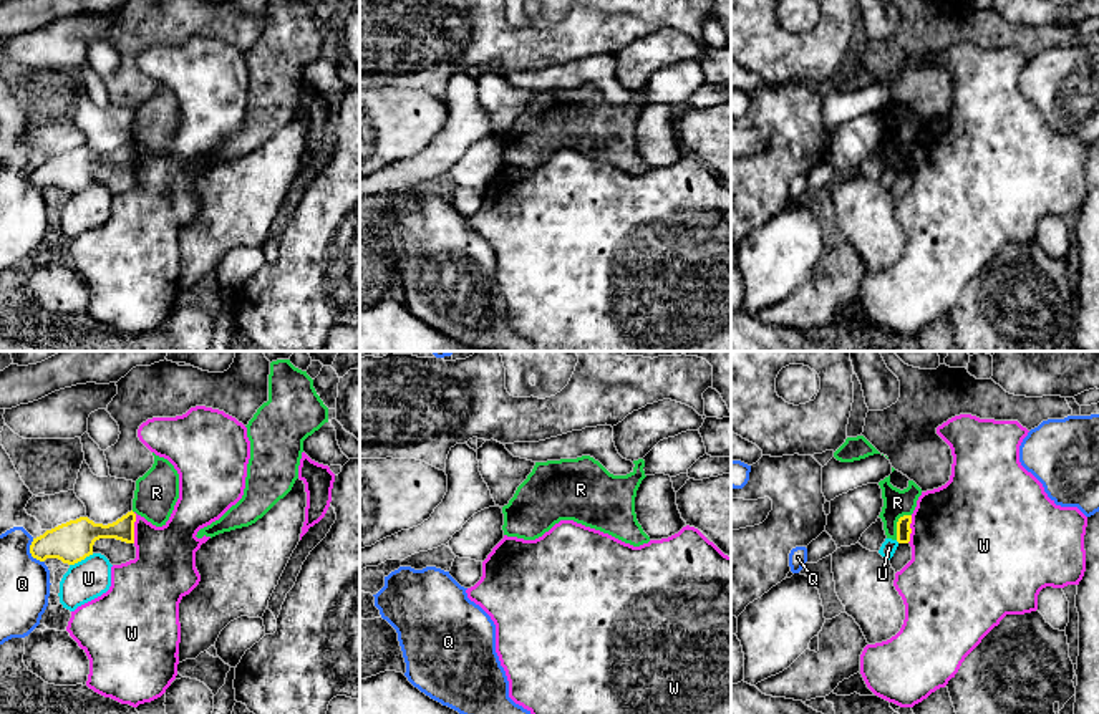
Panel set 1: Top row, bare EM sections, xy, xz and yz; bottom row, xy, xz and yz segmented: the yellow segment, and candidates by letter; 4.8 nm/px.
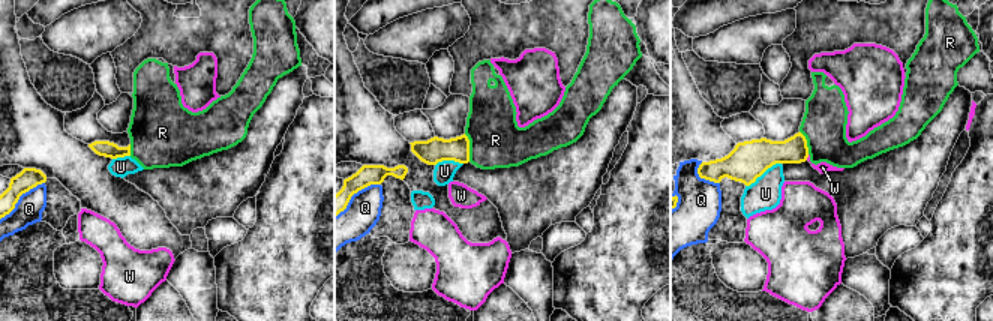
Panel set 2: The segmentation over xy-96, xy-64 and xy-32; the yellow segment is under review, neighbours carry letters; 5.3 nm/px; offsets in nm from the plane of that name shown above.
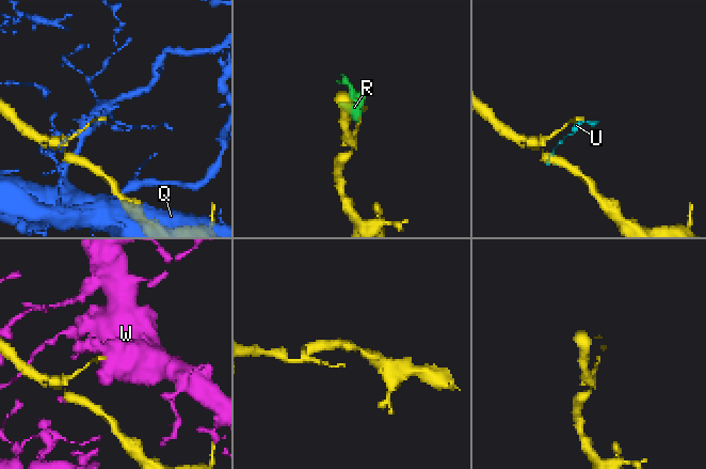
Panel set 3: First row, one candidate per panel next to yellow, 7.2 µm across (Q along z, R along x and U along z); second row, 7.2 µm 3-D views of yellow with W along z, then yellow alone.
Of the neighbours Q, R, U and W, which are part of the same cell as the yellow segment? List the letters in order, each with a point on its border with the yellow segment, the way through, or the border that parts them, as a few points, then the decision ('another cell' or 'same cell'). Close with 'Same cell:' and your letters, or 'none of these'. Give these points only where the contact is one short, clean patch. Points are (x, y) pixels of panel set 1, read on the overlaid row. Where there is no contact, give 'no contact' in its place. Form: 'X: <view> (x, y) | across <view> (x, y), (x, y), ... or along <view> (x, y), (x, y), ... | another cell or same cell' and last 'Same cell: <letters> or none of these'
Q: xy (30, 552) | another cell
R: yz (897, 524) | along yz (910, 514), (904, 514), (899, 519), (895, 539) | another cell
U: xy (82, 559) | along xy (93, 554), (70, 565) | another cell
W: xy (133, 527) | another cell
Same cell: none of these

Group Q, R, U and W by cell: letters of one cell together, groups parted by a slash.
Q / R / U / W

